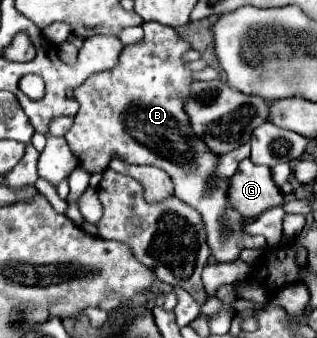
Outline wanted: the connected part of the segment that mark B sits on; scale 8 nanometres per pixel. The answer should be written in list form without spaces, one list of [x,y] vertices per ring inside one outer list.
[[[145,22],[145,36],[135,44],[125,44],[119,52],[119,62],[105,72],[91,74],[77,90],[75,100],[79,102],[79,112],[75,114],[71,130],[65,134],[65,140],[79,160],[79,166],[89,174],[99,174],[107,170],[111,156],[121,158],[127,164],[149,164],[165,170],[173,184],[175,196],[189,206],[197,208],[203,216],[207,230],[207,244],[217,262],[235,262],[239,252],[245,248],[263,248],[263,236],[247,236],[241,232],[243,218],[227,204],[227,180],[219,180],[217,190],[209,190],[213,184],[213,170],[217,164],[217,156],[207,152],[207,146],[191,132],[187,124],[187,116],[183,112],[183,96],[187,96],[187,88],[191,86],[191,70],[185,68],[181,56],[189,50],[189,44],[183,42],[177,32],[159,22]]]

